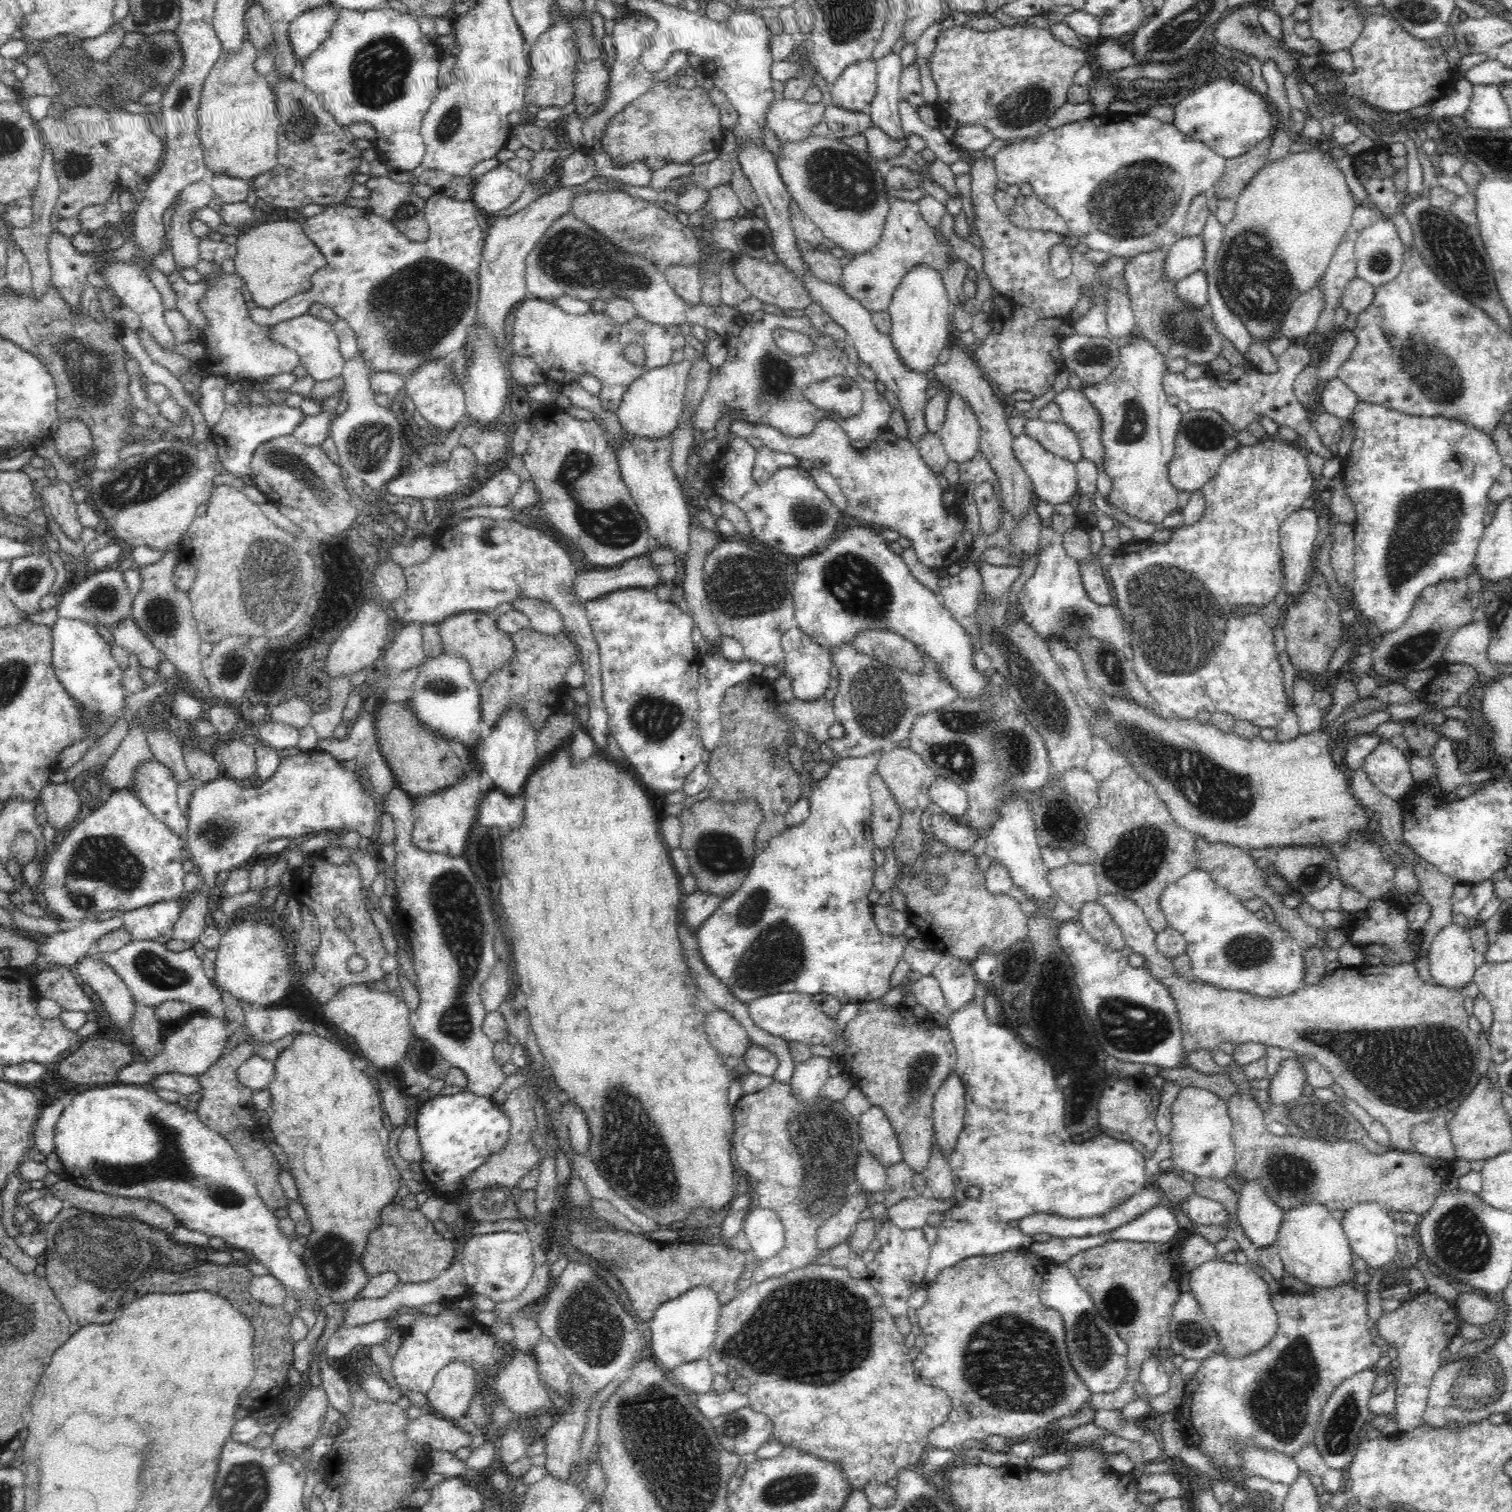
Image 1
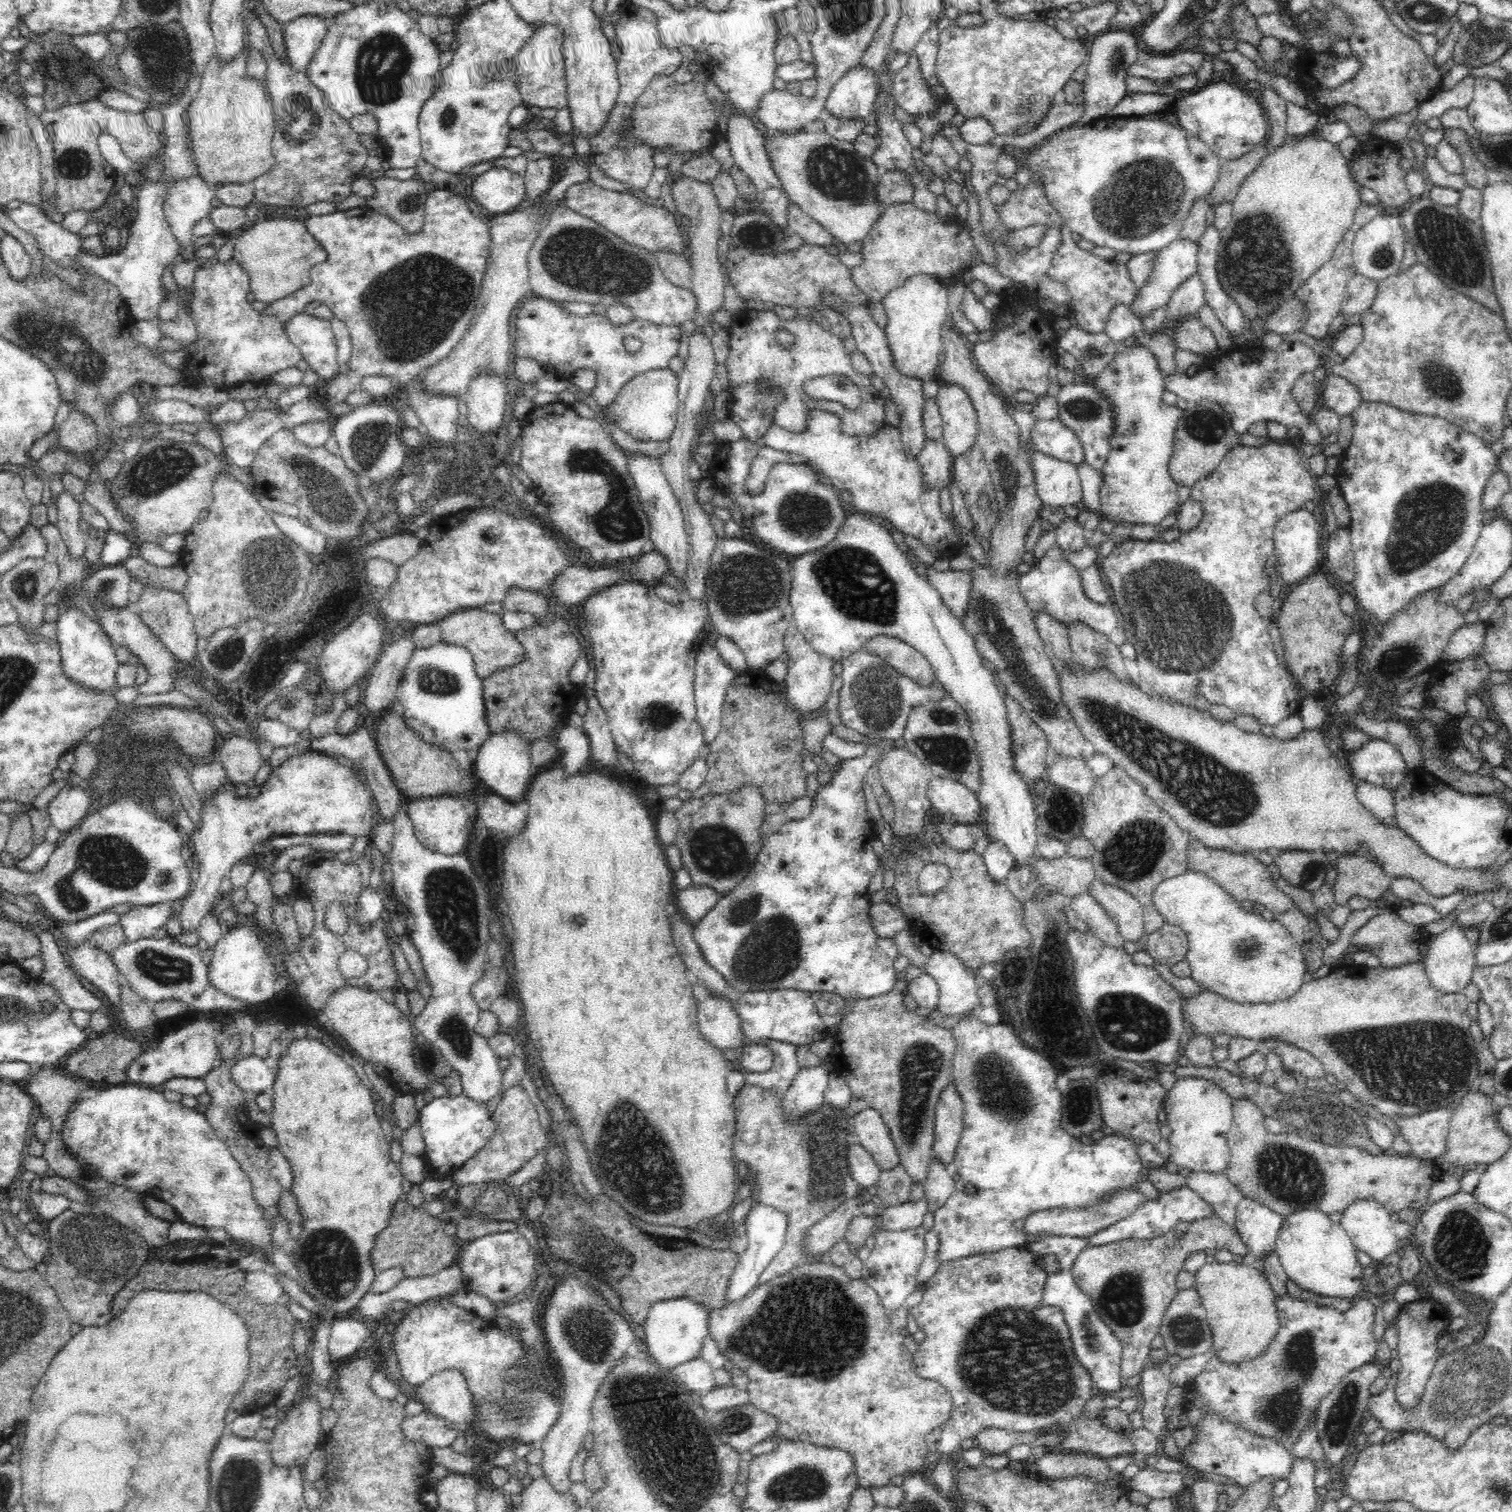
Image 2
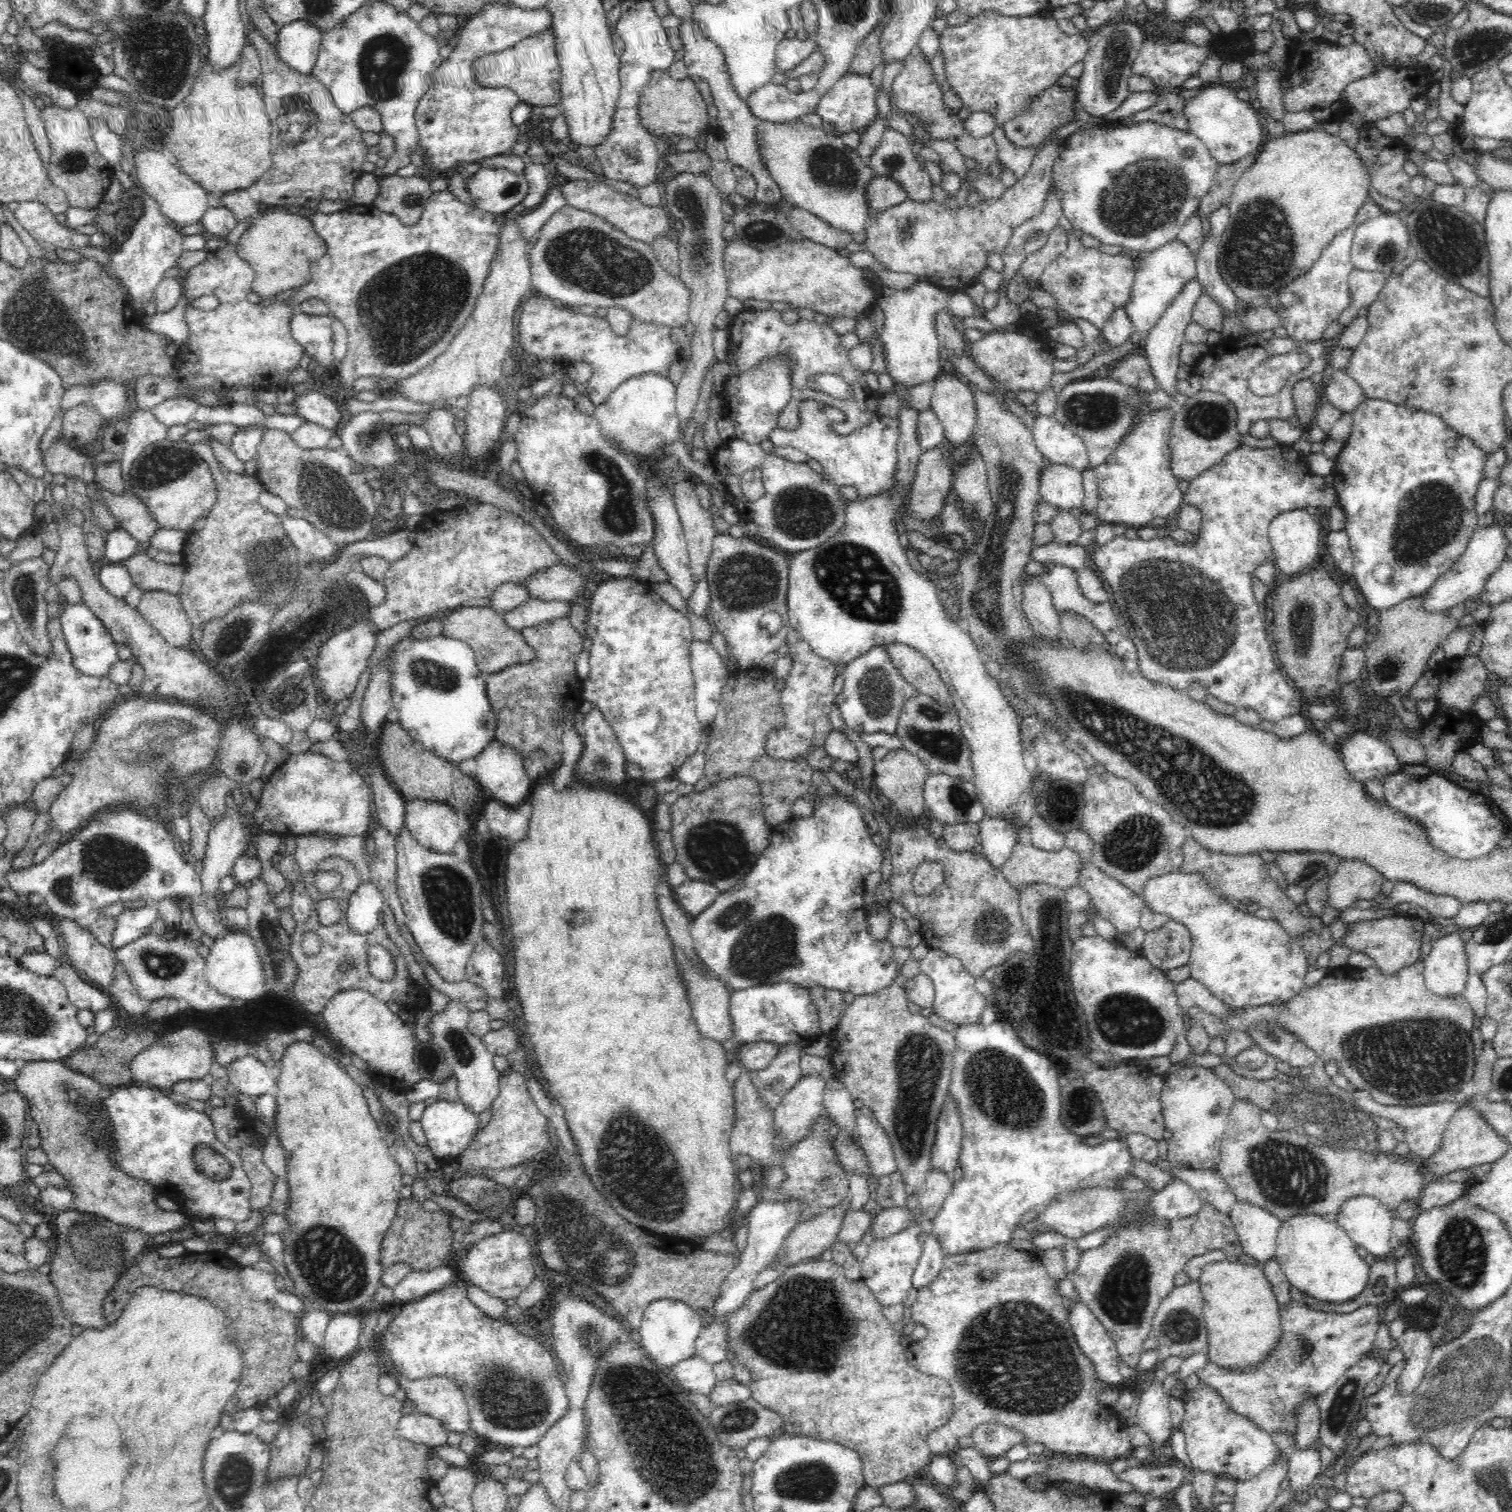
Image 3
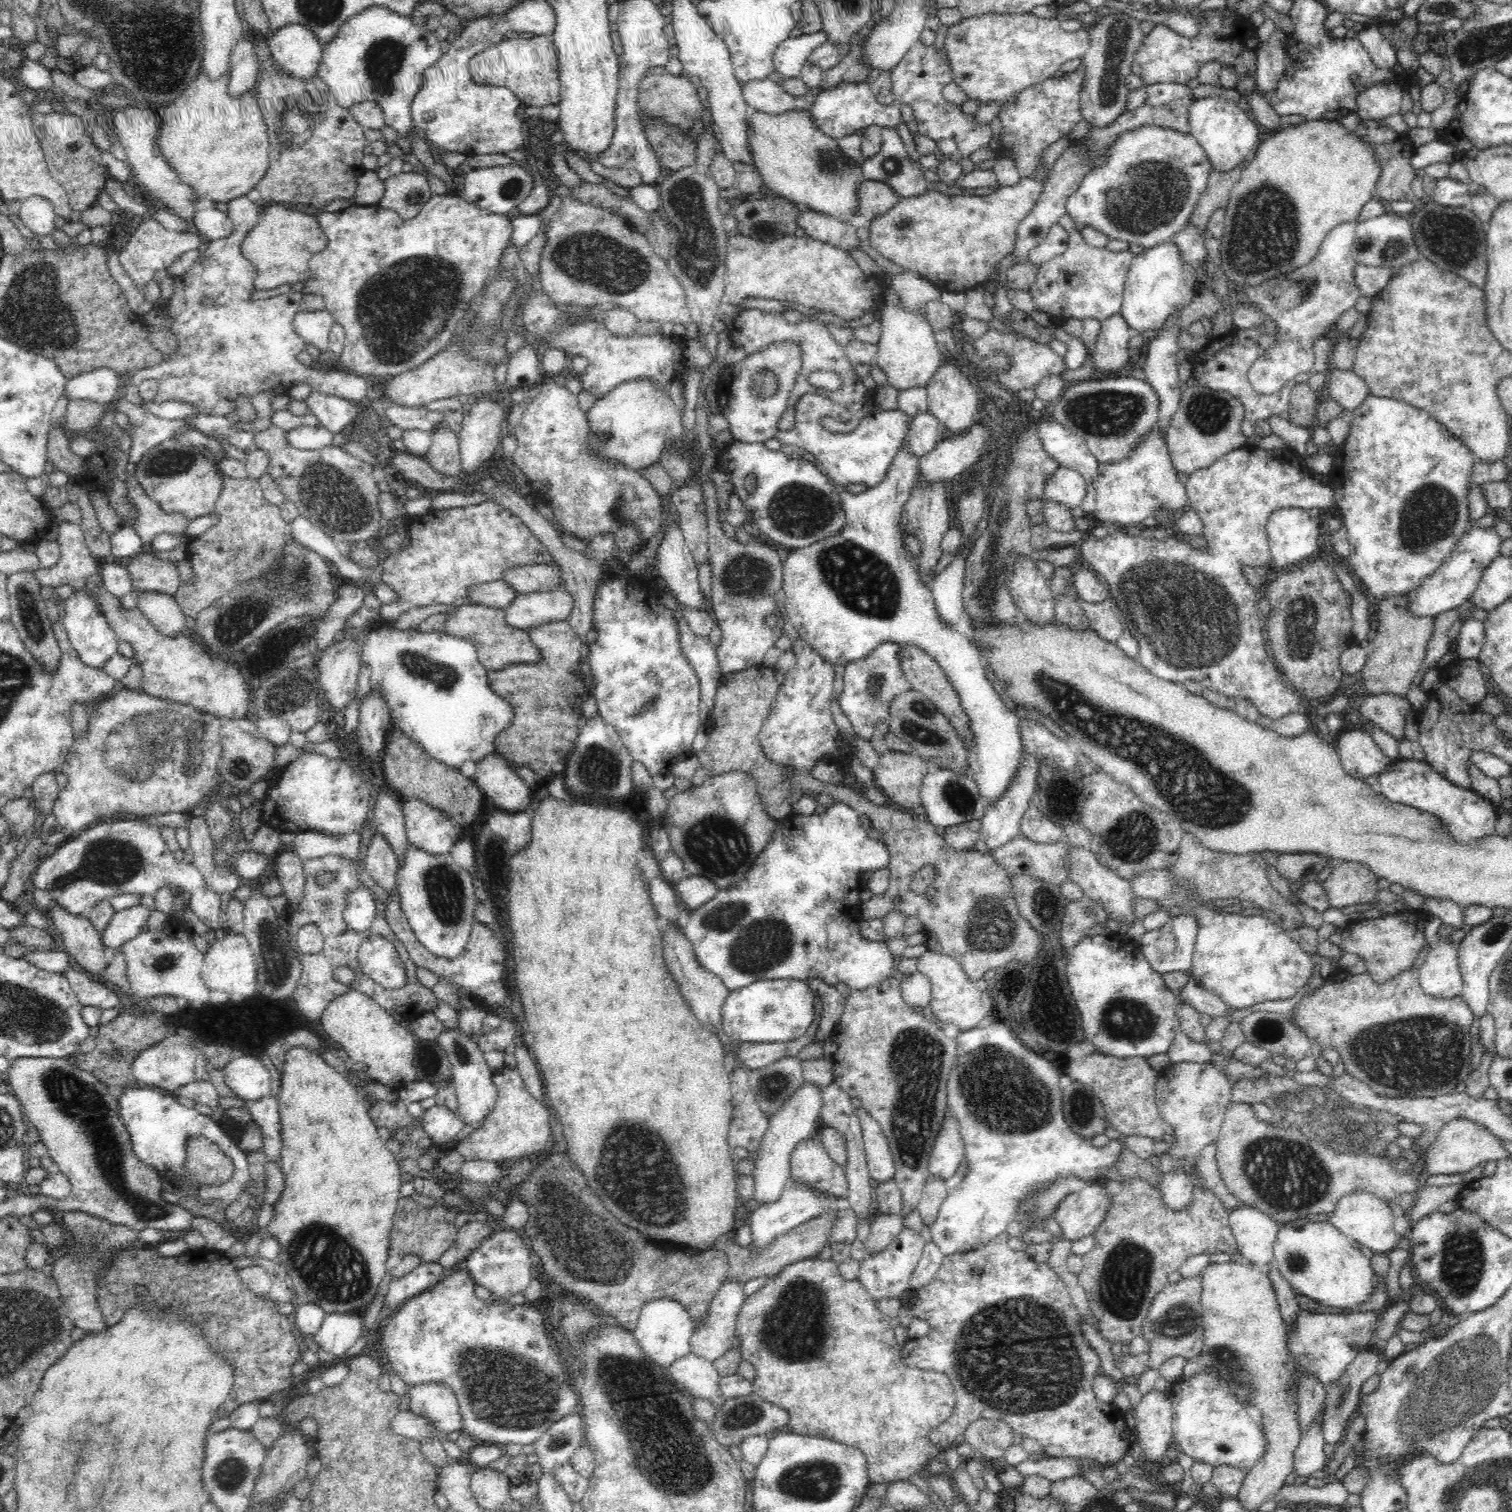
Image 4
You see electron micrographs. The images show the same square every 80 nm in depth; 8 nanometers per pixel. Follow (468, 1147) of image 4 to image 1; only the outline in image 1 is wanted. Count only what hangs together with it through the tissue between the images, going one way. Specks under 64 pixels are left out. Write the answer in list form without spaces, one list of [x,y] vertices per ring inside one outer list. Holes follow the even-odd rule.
[[[521,1085],[507,1094],[506,1100],[501,1105],[507,1117],[510,1117],[510,1130],[508,1130],[508,1144],[498,1152],[488,1156],[488,1160],[476,1168],[464,1182],[466,1190],[478,1190],[484,1188],[492,1188],[494,1186],[502,1186],[517,1191],[518,1182],[538,1164],[540,1155],[538,1148],[530,1143],[530,1136],[533,1130],[536,1130],[536,1119],[534,1113],[534,1104],[530,1103],[527,1085]]]

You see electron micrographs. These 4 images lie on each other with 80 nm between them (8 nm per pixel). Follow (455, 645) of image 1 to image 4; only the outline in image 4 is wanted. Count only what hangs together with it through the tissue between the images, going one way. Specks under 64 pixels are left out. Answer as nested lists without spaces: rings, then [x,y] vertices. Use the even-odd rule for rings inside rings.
[[[464,602],[447,614],[443,631],[471,642],[476,647],[480,664],[486,670],[502,670],[516,663],[535,663],[542,658],[541,650],[533,643],[527,630],[508,626],[505,609]]]

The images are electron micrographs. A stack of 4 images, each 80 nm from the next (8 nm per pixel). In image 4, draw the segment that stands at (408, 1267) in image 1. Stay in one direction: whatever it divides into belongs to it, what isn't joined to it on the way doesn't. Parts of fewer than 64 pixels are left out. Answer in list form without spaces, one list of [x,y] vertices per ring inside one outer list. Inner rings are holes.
[[[401,1197],[393,1218],[393,1225],[389,1232],[388,1258],[392,1261],[400,1259],[406,1254],[415,1254],[421,1264],[438,1263],[438,1258],[448,1250],[457,1237],[458,1228],[454,1220],[458,1212],[439,1202],[435,1207],[424,1207],[411,1197]]]

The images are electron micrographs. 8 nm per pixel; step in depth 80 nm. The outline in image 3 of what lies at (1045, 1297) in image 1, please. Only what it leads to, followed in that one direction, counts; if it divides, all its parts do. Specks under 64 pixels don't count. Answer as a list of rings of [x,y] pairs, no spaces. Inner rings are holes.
[[[1070,1275],[1064,1279],[1058,1280],[1057,1292],[1070,1299],[1072,1303],[1072,1310],[1070,1310],[1070,1324],[1072,1324],[1072,1330],[1074,1330],[1074,1336],[1076,1336],[1076,1343],[1082,1351],[1082,1354],[1086,1354],[1086,1357],[1092,1361],[1092,1365],[1096,1367],[1096,1377],[1100,1384],[1106,1385],[1110,1388],[1119,1389],[1124,1384],[1124,1379],[1120,1375],[1119,1370],[1119,1353],[1117,1352],[1116,1341],[1114,1341],[1108,1332],[1104,1329],[1104,1326],[1094,1317],[1094,1314],[1090,1311],[1090,1308],[1079,1298],[1074,1281],[1072,1281]]]

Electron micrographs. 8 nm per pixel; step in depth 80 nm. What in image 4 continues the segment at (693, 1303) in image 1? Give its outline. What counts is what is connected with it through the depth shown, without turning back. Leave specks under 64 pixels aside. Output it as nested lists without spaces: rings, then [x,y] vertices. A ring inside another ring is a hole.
[[[660,1299],[648,1302],[642,1308],[637,1328],[632,1334],[649,1361],[668,1370],[676,1360],[692,1353],[690,1342],[698,1326],[684,1306],[673,1300]]]

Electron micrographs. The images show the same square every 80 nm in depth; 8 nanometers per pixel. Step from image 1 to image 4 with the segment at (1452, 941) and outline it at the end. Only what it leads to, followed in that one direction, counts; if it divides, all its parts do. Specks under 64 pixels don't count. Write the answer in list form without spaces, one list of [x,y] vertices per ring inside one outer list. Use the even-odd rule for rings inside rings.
[[[1440,938],[1432,945],[1419,969],[1424,993],[1436,998],[1454,998],[1461,994],[1463,978],[1460,973],[1458,950],[1450,938]]]

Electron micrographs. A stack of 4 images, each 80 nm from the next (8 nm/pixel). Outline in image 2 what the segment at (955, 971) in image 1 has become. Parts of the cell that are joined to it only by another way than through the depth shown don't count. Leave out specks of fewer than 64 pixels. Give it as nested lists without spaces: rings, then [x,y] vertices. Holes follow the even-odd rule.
[[[935,949],[930,956],[929,962],[922,970],[936,979],[940,991],[937,1009],[942,1014],[945,1014],[950,1022],[969,1015],[972,1010],[980,1006],[980,1000],[976,993],[978,988],[974,979],[975,975],[954,954],[941,949]]]

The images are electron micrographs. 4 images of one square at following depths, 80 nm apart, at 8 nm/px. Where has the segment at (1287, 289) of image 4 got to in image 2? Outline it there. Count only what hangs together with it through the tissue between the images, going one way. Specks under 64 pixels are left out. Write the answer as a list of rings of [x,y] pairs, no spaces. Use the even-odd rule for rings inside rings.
[[[1366,202],[1362,203],[1356,209],[1351,227],[1346,231],[1346,234],[1337,244],[1336,248],[1334,248],[1330,260],[1328,260],[1326,264],[1322,264],[1322,266],[1320,266],[1304,284],[1300,284],[1300,288],[1290,296],[1292,299],[1302,299],[1304,311],[1308,313],[1306,324],[1304,324],[1304,328],[1300,331],[1304,331],[1304,333],[1314,339],[1323,339],[1328,335],[1328,328],[1330,328],[1332,320],[1341,312],[1348,281],[1357,273],[1354,266],[1354,257],[1352,257],[1352,246],[1354,244],[1354,238],[1356,238],[1356,232],[1358,232],[1362,226],[1366,226],[1372,218],[1376,218],[1376,216],[1382,215],[1385,212],[1382,204],[1371,205]]]

